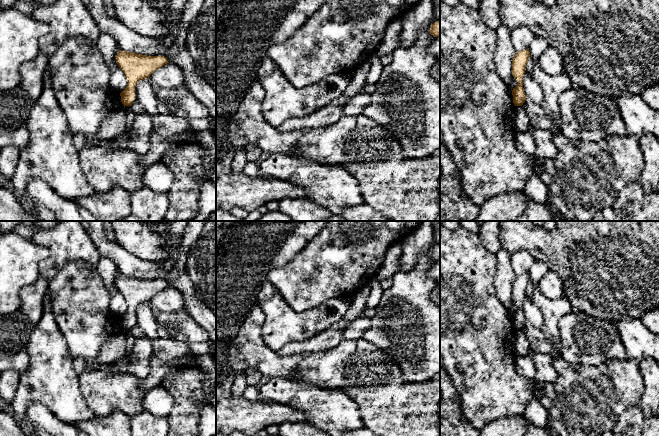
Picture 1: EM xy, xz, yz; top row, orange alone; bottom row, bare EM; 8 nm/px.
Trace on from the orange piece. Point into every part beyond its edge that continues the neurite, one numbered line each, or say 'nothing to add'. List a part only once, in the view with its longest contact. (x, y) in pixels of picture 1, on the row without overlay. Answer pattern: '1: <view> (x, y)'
nothing to add

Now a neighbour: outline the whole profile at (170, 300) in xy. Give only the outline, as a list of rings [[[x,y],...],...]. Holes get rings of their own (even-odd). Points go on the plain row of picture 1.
[[[167,287],[157,293],[150,299],[149,303],[158,311],[166,313],[187,312],[182,293],[173,287]]]

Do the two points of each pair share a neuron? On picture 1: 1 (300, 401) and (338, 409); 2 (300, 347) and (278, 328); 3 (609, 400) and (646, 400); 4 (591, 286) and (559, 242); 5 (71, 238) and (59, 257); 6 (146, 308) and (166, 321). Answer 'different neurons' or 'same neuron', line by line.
1: same neuron
2: different neurons
3: different neurons
4: same neuron
5: same neuron
6: different neurons

